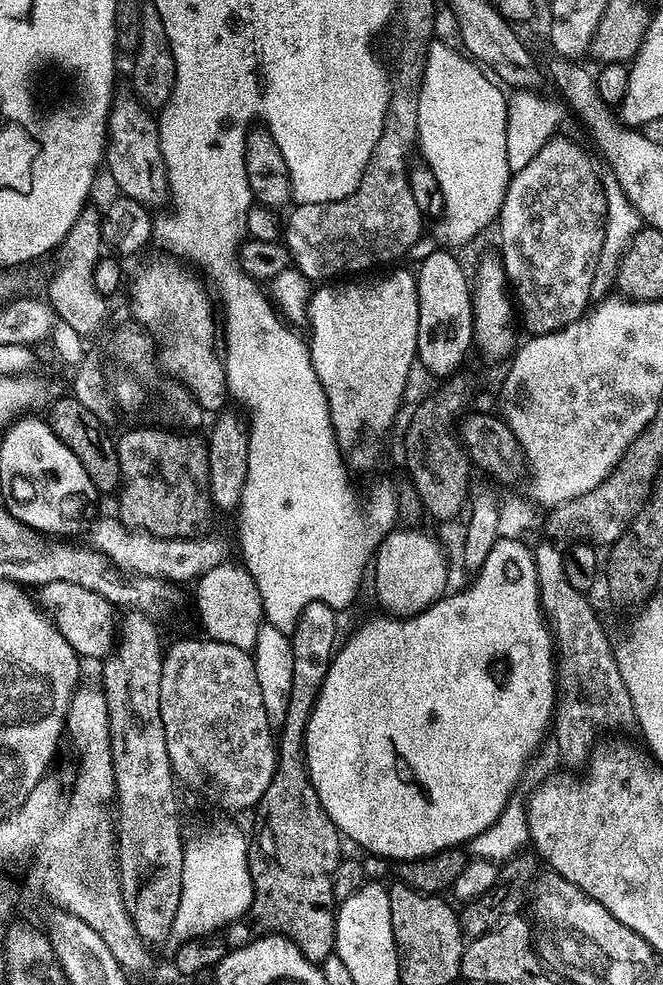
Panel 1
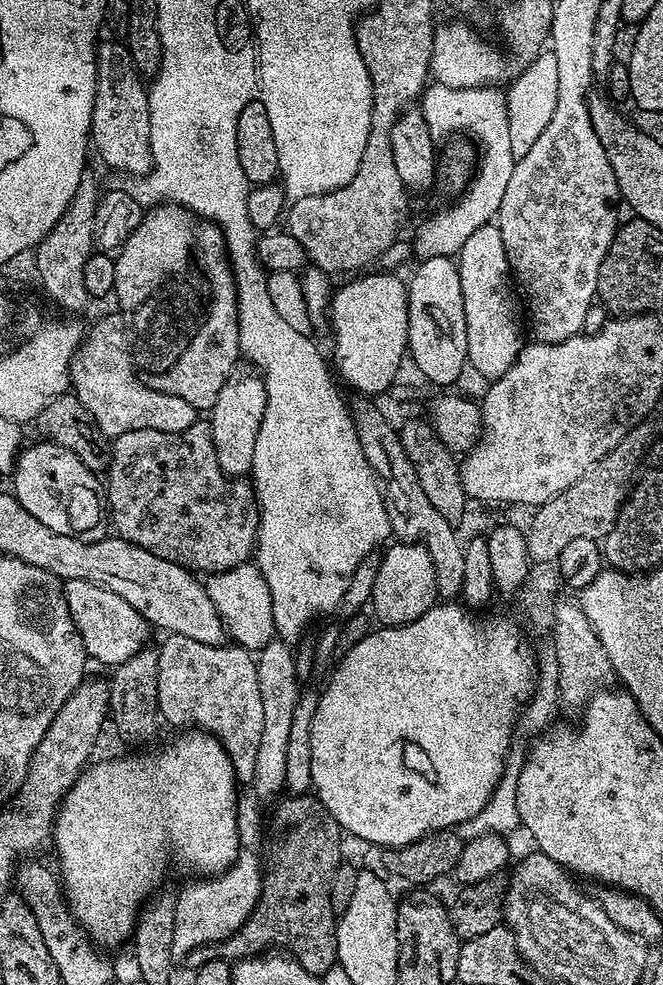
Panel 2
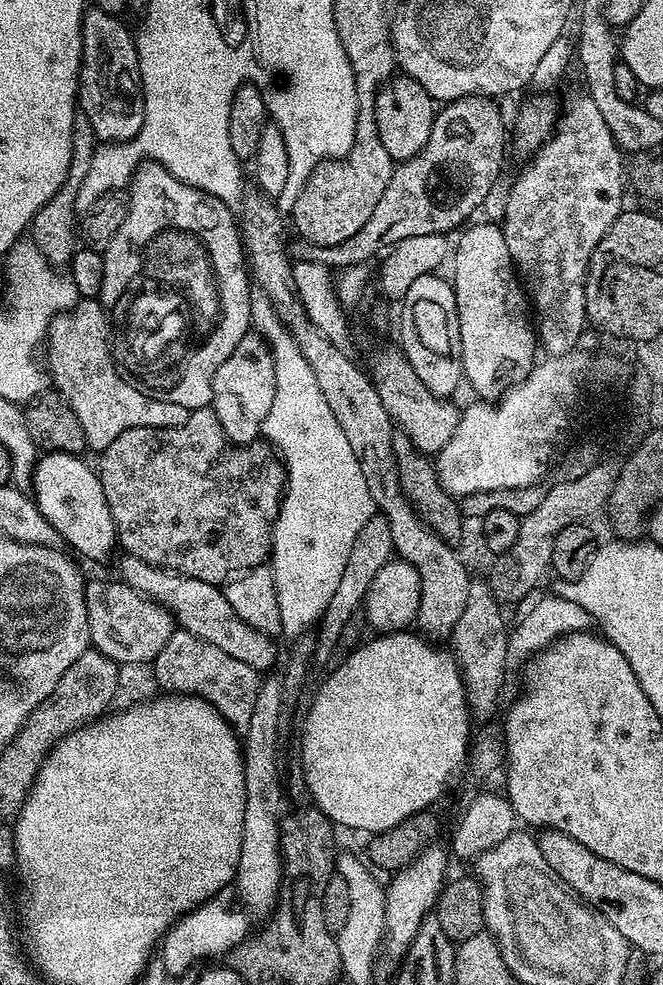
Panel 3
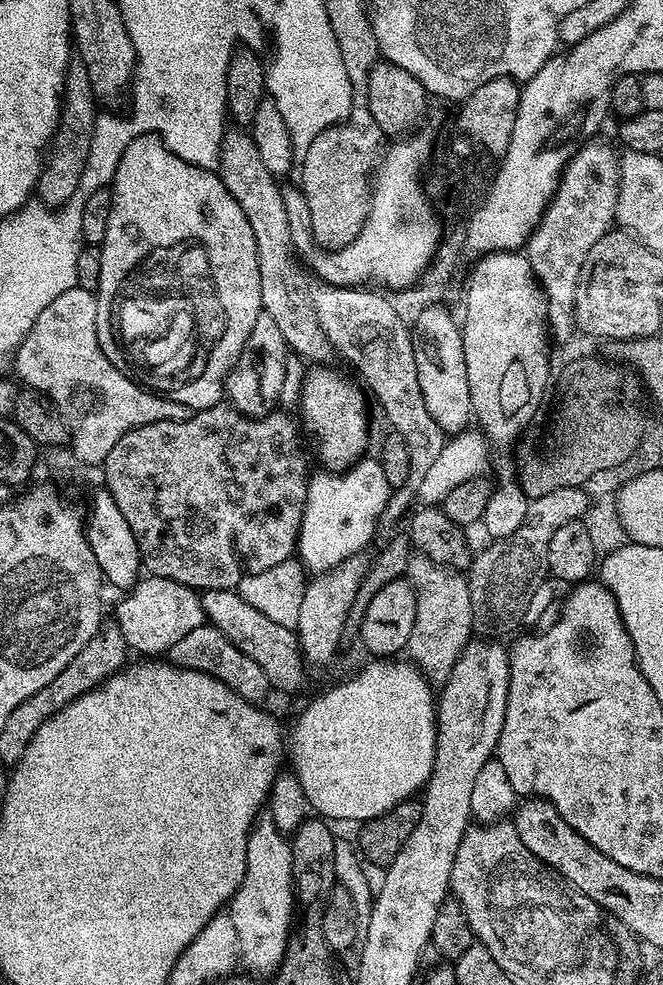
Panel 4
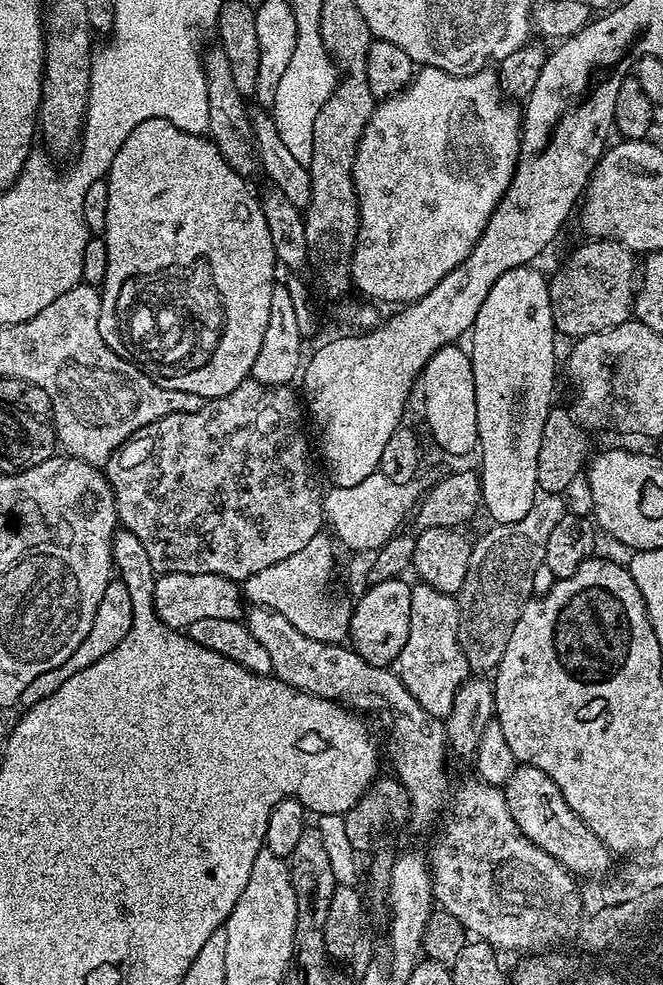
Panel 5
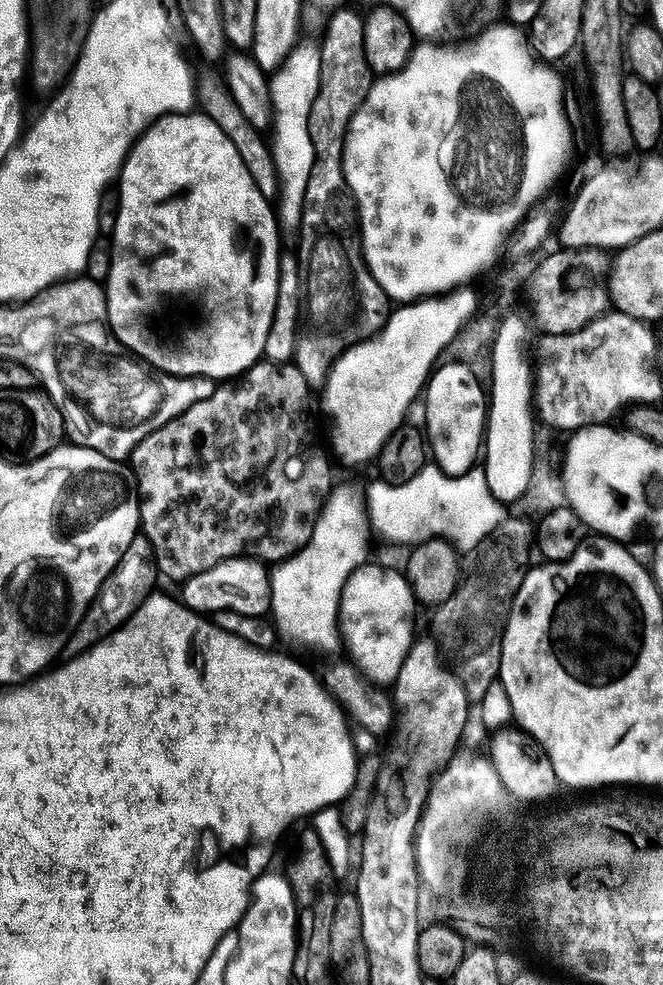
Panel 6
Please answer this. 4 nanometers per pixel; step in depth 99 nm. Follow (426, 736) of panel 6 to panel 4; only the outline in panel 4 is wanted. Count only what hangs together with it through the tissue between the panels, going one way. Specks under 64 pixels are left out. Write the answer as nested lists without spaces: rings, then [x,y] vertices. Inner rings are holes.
[[[413,551],[409,558],[406,579],[414,590],[414,630],[406,645],[407,659],[415,664],[428,683],[443,686],[458,662],[460,651],[473,639],[474,621],[470,586],[463,571],[432,561],[424,552]]]

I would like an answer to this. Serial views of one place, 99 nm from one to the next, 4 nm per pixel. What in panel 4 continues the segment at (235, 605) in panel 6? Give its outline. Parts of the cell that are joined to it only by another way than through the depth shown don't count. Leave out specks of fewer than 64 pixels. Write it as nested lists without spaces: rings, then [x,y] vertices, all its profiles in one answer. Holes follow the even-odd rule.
[[[151,574],[136,581],[133,588],[123,593],[116,608],[114,623],[122,630],[122,638],[133,653],[144,652],[145,657],[156,658],[168,653],[190,630],[198,630],[206,622],[204,602],[195,588],[187,588],[182,582]]]

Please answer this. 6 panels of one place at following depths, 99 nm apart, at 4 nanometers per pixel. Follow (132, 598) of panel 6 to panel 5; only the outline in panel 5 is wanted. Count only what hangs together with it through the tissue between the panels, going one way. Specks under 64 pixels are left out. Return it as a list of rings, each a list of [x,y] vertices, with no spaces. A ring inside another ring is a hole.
[[[119,578],[112,579],[106,586],[106,594],[102,594],[102,602],[98,602],[98,611],[94,613],[94,622],[90,622],[90,634],[86,634],[86,638],[82,638],[78,650],[74,650],[74,654],[70,654],[70,658],[66,658],[66,662],[62,662],[62,666],[58,666],[54,670],[46,670],[46,674],[38,674],[38,678],[34,678],[34,682],[30,682],[30,686],[26,686],[26,690],[22,690],[19,703],[31,706],[42,702],[42,698],[54,694],[54,690],[58,690],[58,686],[62,686],[62,682],[66,682],[66,678],[74,678],[74,674],[78,674],[78,670],[86,670],[86,666],[90,666],[94,662],[98,662],[98,658],[110,654],[110,650],[114,650],[114,646],[118,646],[118,642],[122,642],[122,638],[126,638],[126,634],[130,634],[132,615],[134,614],[132,594],[133,589],[125,581]]]

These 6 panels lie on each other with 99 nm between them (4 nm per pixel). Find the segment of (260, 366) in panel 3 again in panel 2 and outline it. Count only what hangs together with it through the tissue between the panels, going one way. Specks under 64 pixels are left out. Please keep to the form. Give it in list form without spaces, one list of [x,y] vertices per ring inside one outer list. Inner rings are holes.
[[[233,374],[222,386],[218,398],[210,410],[212,441],[216,447],[216,457],[220,468],[229,478],[242,478],[252,471],[254,442],[258,442],[258,430],[262,426],[264,411],[268,405],[268,395],[264,381],[259,375],[239,376]]]

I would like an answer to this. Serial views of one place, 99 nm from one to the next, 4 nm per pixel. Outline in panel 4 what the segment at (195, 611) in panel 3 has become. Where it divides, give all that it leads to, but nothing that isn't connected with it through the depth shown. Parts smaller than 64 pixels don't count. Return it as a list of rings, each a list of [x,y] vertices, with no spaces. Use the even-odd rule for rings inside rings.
[[[231,588],[205,591],[202,599],[207,623],[226,634],[226,638],[234,647],[242,650],[242,654],[246,654],[251,663],[257,664],[262,674],[266,674],[273,689],[281,688],[284,692],[299,690],[300,683],[304,680],[306,661],[300,651],[297,633],[293,629],[278,626],[278,622],[254,610],[250,602],[242,599],[239,591]]]

